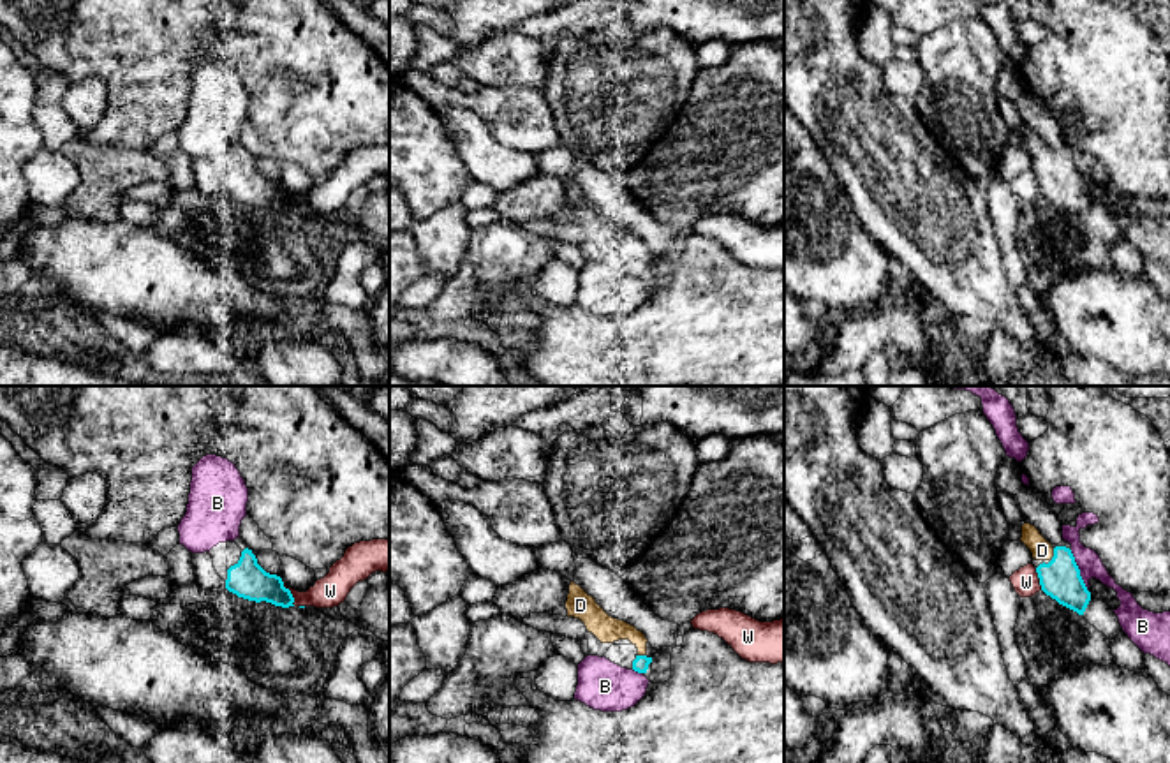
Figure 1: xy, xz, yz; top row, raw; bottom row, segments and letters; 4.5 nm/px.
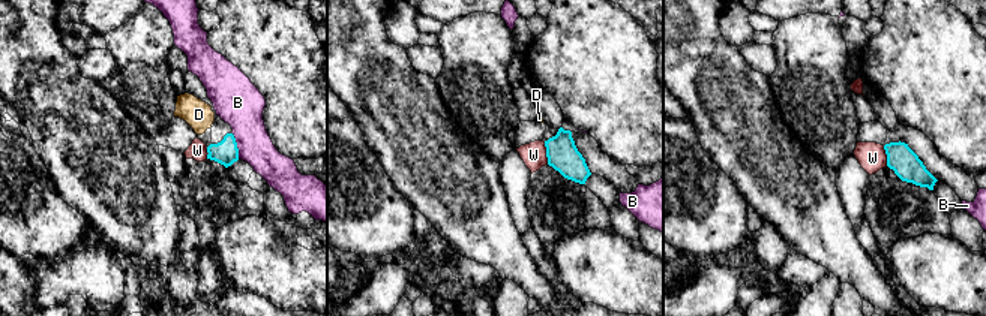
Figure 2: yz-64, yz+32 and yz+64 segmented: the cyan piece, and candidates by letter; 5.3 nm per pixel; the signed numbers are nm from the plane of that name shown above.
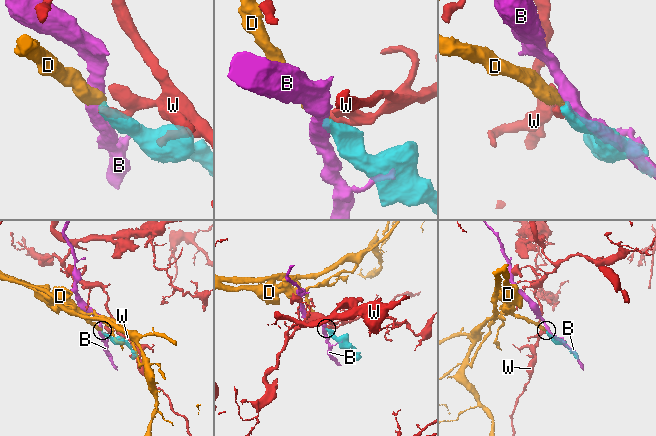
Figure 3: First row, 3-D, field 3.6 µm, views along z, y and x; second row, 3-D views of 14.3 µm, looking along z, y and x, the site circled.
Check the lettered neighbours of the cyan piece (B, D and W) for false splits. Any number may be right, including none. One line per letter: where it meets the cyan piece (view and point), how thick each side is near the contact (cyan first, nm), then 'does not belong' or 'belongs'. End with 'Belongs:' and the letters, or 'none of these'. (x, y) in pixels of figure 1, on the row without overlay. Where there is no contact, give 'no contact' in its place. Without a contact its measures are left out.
B: yz (1079, 177) | 180/110 nm | does not belong
D: yz (1054, 159) | 180/100 nm | belongs
W: xy (289, 198) | 170/140 nm | does not belong
Belongs: D

